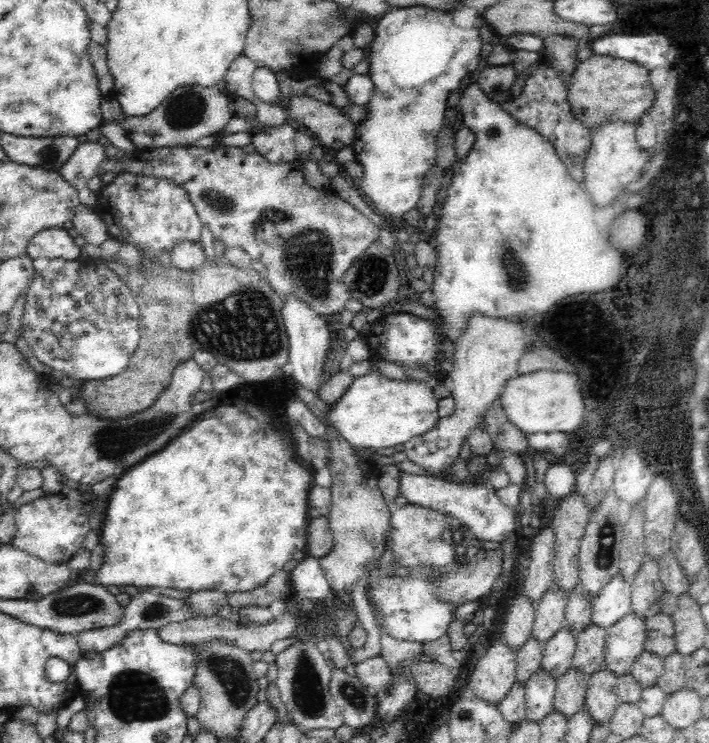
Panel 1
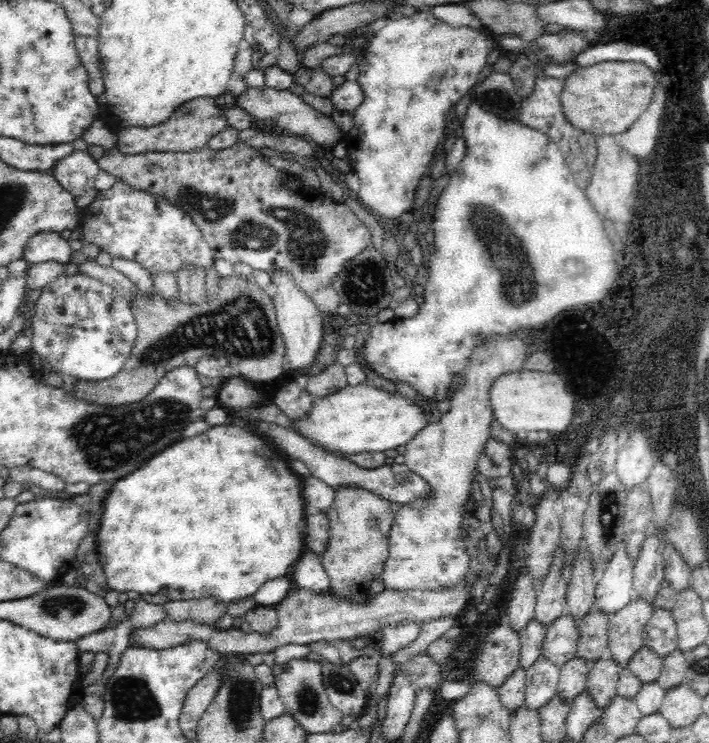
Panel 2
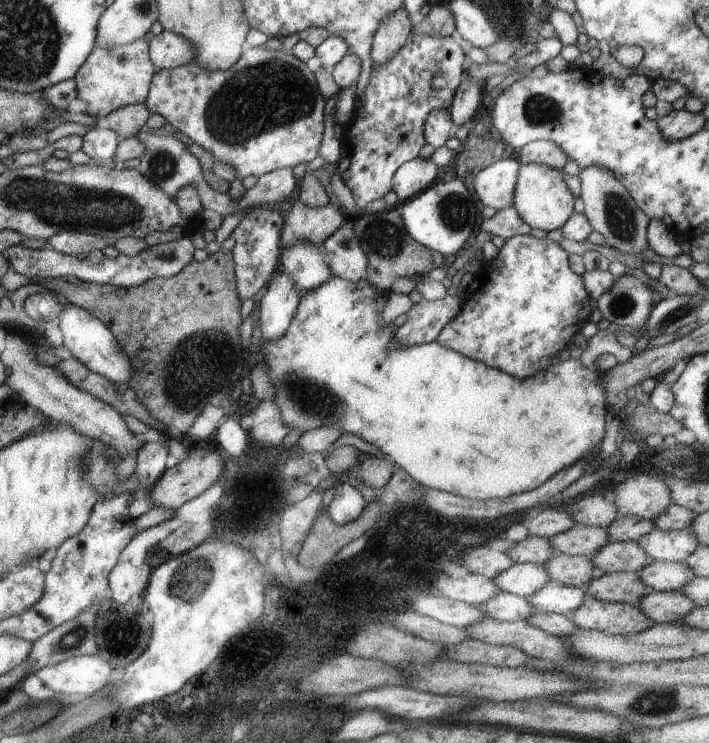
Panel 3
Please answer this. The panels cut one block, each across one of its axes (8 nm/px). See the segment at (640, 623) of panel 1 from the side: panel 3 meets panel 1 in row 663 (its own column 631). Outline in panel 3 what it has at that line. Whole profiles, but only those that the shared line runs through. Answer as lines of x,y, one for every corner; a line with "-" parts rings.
589,595
570,616
583,630
604,632
611,636
634,635
649,630
656,624
636,605
600,601

